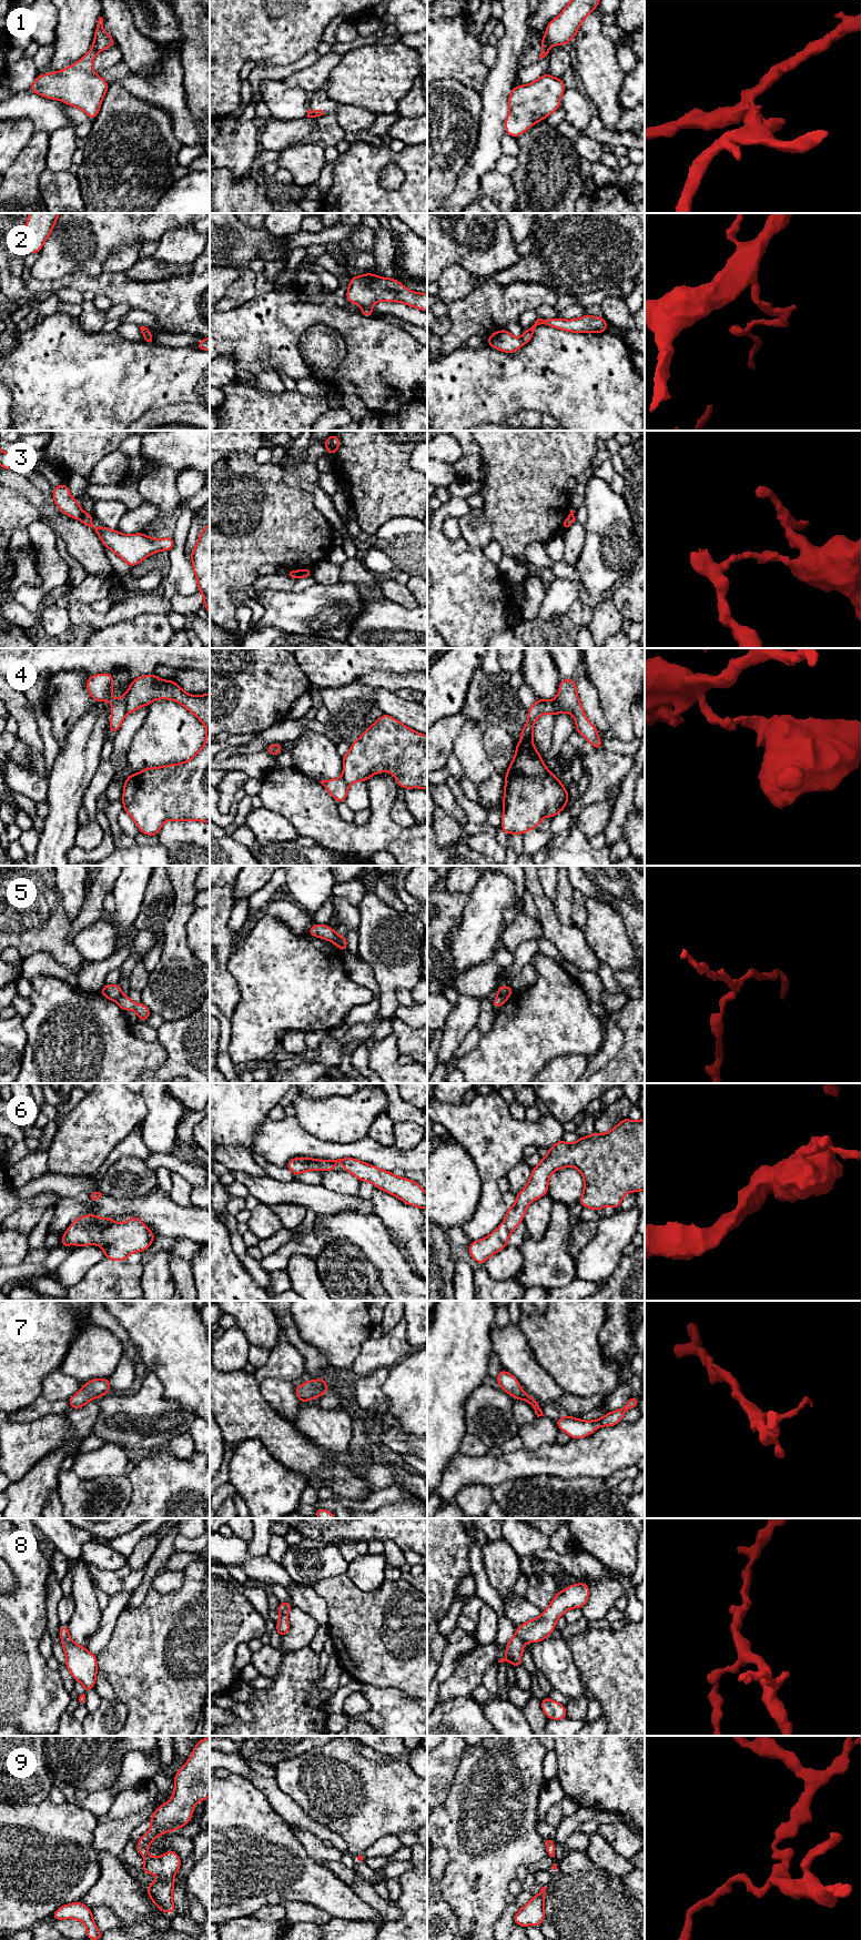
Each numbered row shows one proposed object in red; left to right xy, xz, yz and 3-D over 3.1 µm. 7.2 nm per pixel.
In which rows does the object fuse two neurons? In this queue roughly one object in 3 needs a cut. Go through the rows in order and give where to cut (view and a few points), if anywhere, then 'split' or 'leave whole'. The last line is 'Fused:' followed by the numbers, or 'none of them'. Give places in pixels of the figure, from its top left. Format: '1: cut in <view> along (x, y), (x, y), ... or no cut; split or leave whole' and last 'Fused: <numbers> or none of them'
1: cut in xy along (92, 47), (97, 52); split
2: cut in xz along (362, 307), (370, 309); split
3: cut in xz along (295, 571), (299, 577); split
4: cut in xy along (129, 688), (127, 711); split
5: cut in xz along (336, 935), (336, 942), (345, 946); split
6: no cut; leave whole
7: no cut; leave whole
8: no cut; leave whole
9: no cut; leave whole
Fused: 1, 2, 3, 4, 5

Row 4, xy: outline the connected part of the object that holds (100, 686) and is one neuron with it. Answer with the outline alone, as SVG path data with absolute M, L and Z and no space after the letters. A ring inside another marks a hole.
M97 674L97 675L90 676L87 680L87 689L94 701L110 701L112 705L109 734L118 732L125 715L128 714L126 695L128 695L129 688L126 690L126 694L123 697L120 697L119 699L112 699L111 694L113 690L113 681L114 681L114 678L112 674Z

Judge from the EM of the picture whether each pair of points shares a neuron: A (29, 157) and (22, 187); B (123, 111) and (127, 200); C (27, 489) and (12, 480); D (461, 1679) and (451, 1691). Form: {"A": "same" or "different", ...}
{"A": "same", "B": "same", "C": "same", "D": "same"}

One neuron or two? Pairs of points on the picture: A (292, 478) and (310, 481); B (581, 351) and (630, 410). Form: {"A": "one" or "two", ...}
{"A": "one", "B": "one"}

